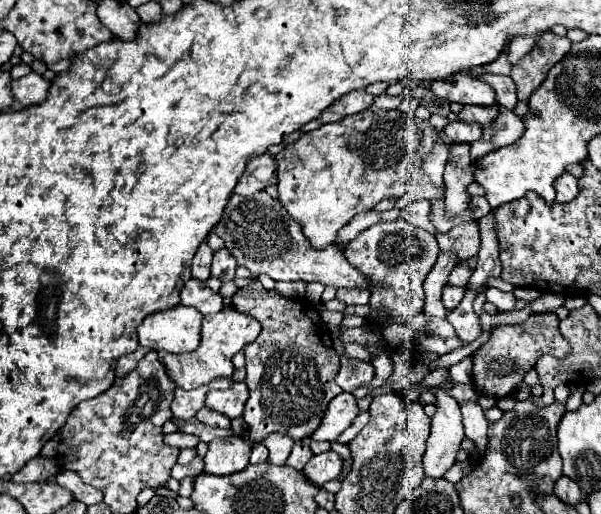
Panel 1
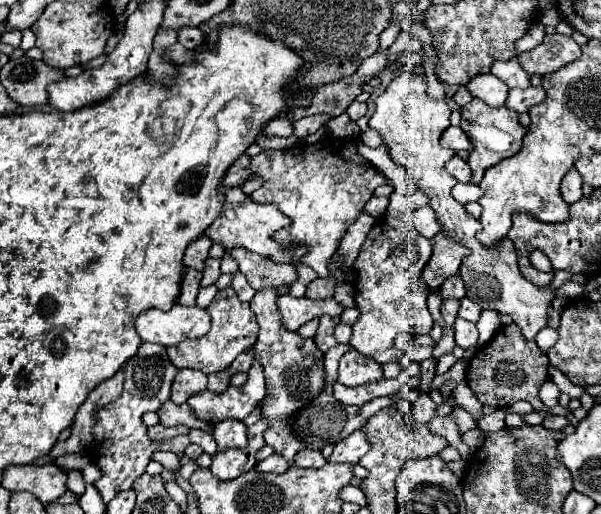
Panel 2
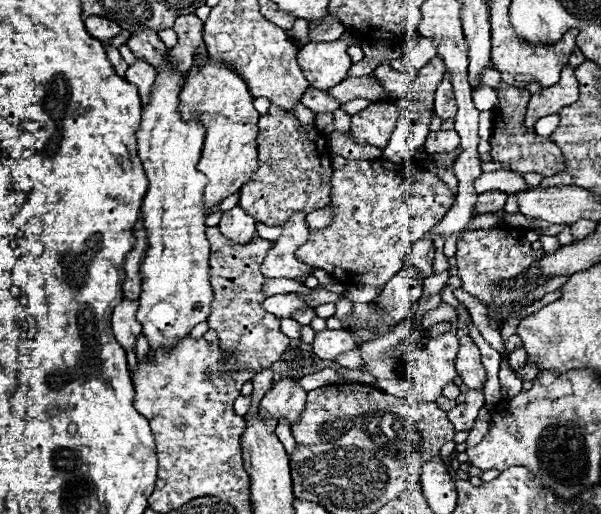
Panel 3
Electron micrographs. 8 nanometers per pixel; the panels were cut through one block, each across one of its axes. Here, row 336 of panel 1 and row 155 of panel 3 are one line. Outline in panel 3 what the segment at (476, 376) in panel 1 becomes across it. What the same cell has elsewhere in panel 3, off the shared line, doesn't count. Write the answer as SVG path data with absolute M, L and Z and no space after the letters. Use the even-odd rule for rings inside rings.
M500 82L496 88L498 92L498 104L492 110L492 136L490 136L490 156L492 162L502 162L510 172L516 174L526 174L526 172L536 172L542 176L554 176L558 172L564 170L564 158L562 152L556 148L556 144L552 144L548 138L538 136L534 132L524 132L524 118L526 118L526 90L518 90L518 88L510 88L508 84Z

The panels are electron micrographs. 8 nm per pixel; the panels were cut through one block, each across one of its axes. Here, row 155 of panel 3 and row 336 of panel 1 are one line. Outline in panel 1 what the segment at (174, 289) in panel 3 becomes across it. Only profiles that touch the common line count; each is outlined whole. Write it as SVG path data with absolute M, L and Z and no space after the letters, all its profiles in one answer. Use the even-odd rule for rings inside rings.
M178 304L172 310L162 310L156 314L150 314L144 318L144 322L138 326L138 338L140 346L150 348L150 350L166 350L166 352L194 352L200 344L200 324L202 324L202 314L194 308Z

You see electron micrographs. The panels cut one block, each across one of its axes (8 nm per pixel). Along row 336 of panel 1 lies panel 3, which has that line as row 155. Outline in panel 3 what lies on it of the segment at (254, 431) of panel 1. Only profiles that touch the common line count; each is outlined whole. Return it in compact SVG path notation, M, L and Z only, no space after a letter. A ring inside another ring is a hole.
M270 104L258 122L258 168L240 188L240 208L266 226L282 226L296 212L314 212L332 198L332 152L328 138L314 126L302 126L296 116Z

